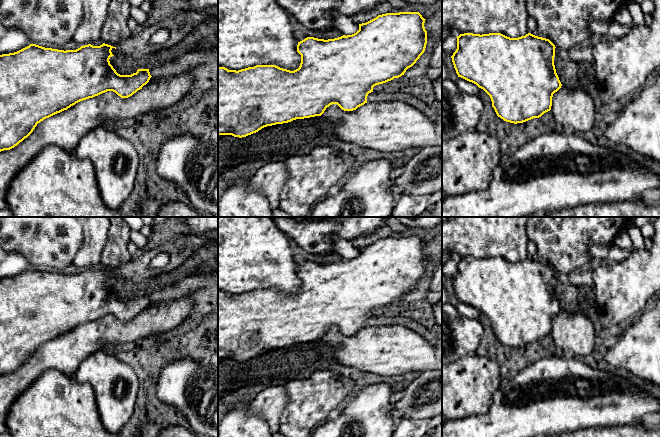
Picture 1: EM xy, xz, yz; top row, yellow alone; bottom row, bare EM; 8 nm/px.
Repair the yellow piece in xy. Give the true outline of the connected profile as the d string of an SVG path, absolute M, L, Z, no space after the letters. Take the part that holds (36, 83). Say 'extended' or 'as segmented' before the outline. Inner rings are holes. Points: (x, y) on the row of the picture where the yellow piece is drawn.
extended; M103 43L100 46L88 44L76 50L64 51L30 44L17 52L0 55L0 209L7 207L7 190L13 178L24 166L35 158L44 147L56 145L63 150L73 152L80 139L89 130L103 125L104 122L134 119L144 113L173 106L183 99L193 85L192 72L183 72L170 77L152 77L149 69L138 69L136 73L131 75L120 75L109 61L109 59L114 56L111 52L113 48L116 49L116 47Z

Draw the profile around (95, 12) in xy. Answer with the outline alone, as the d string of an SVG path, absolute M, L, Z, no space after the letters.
M81 0L83 18L73 40L81 46L100 40L101 29L108 15L110 0Z

